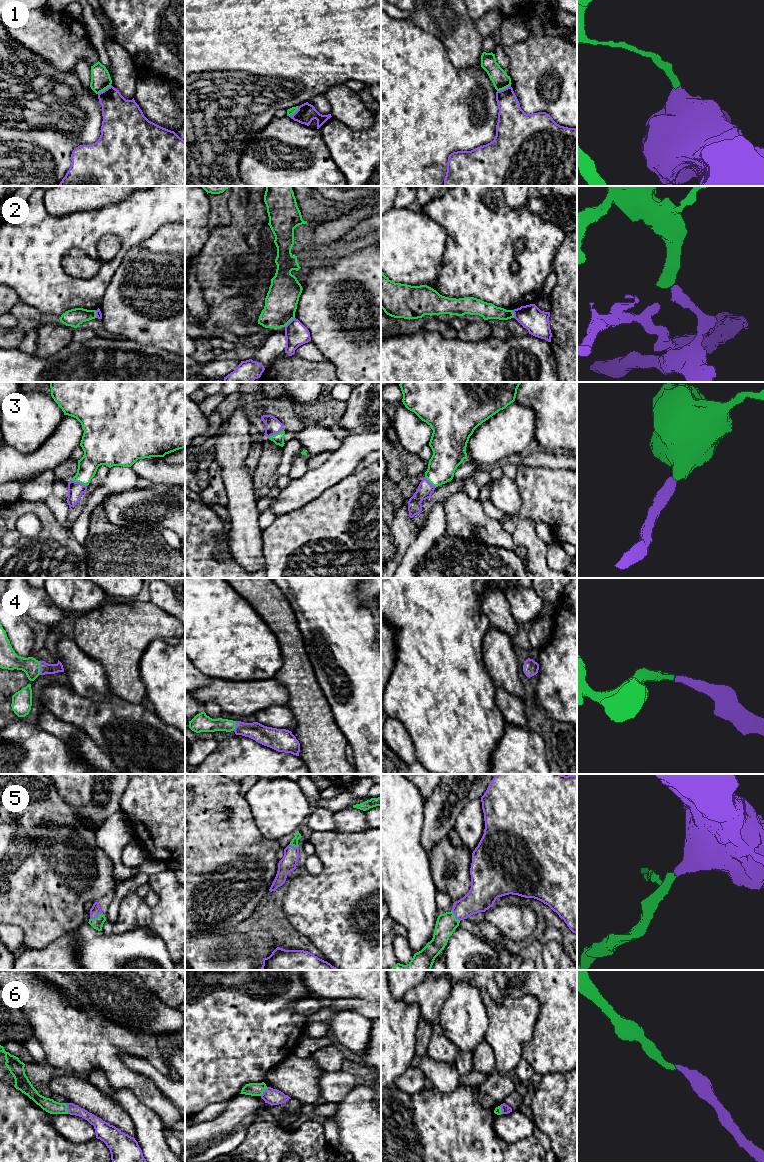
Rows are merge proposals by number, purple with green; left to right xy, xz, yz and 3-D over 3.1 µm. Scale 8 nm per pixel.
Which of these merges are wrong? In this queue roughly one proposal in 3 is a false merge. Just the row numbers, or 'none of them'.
1, 2

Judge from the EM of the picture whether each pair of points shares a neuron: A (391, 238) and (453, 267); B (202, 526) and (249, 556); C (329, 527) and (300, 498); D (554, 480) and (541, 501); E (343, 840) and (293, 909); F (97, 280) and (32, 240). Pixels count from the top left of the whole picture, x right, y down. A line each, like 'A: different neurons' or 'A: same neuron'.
A: different neurons
B: different neurons
C: different neurons
D: same neuron
E: same neuron
F: same neuron

